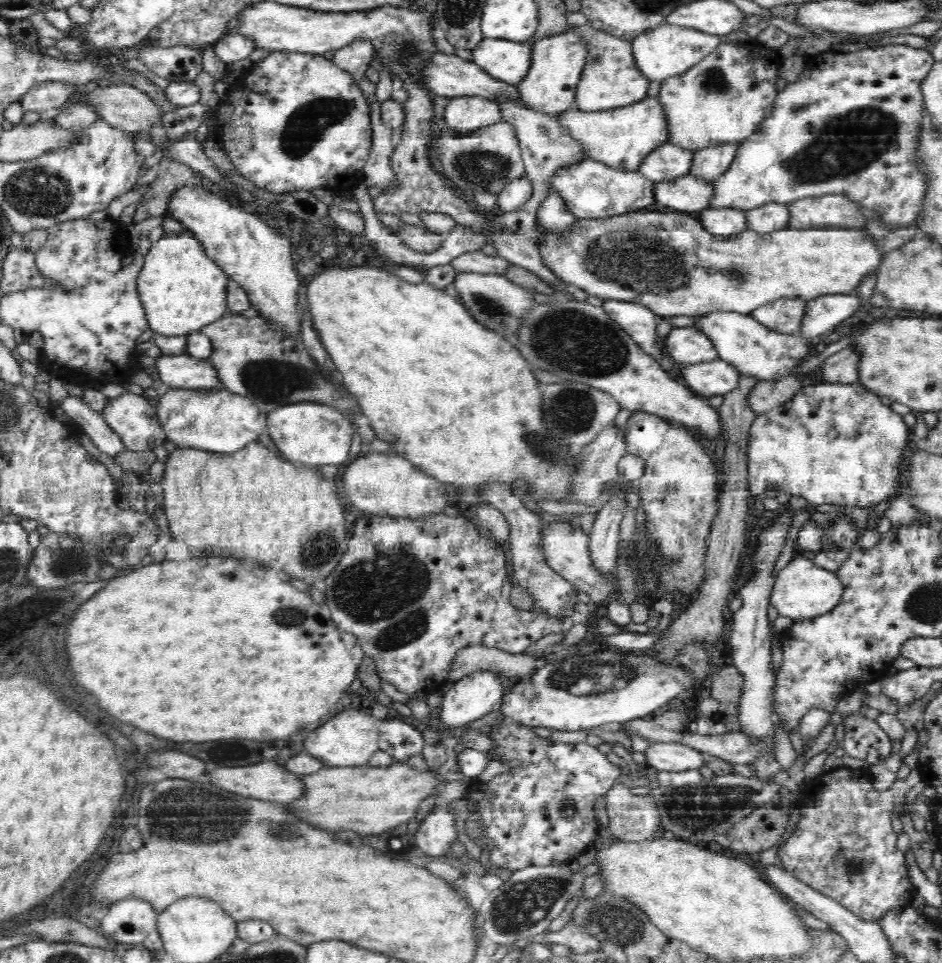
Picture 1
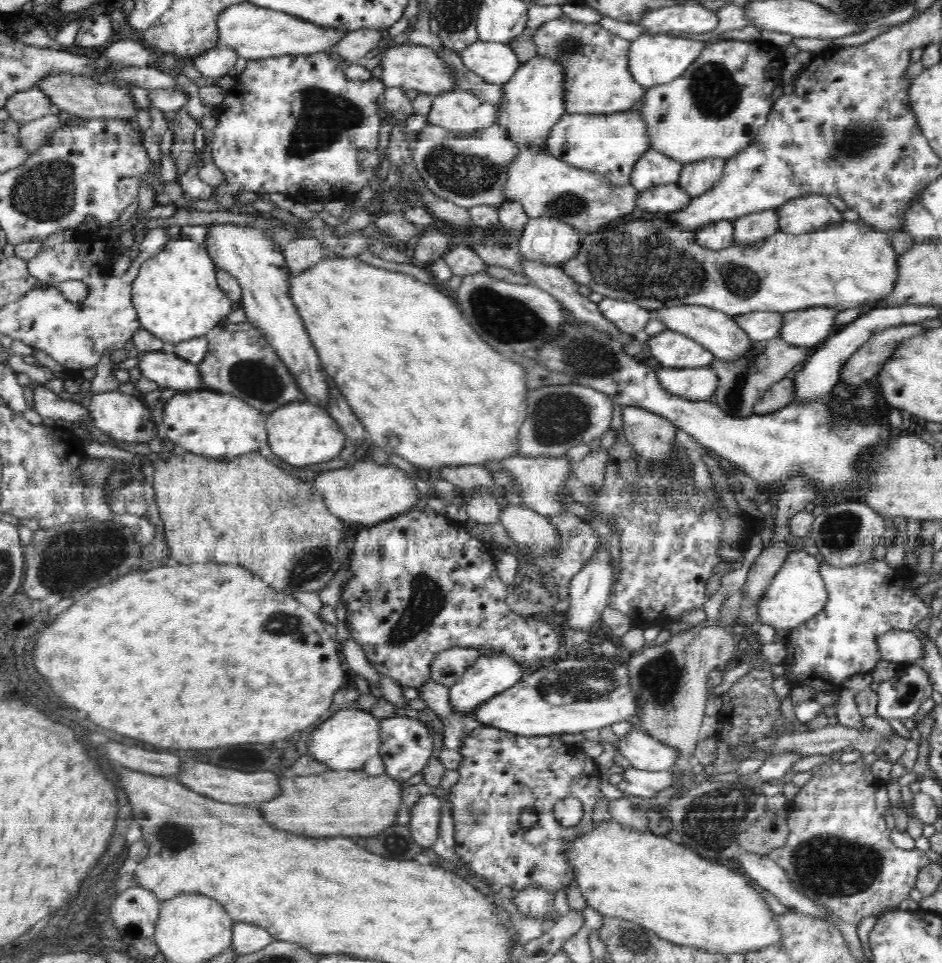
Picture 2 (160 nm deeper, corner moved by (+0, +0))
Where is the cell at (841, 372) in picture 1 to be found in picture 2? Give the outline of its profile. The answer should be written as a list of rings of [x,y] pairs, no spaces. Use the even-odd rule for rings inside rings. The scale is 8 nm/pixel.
[[[919,323],[890,327],[877,332],[850,356],[850,360],[840,370],[840,381],[849,385],[861,385],[874,378],[887,362],[891,352],[902,339],[910,338],[922,330]]]

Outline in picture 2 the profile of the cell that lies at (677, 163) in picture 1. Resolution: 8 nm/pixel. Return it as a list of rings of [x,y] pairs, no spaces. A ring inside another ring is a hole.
[[[648,150],[634,165],[630,183],[638,191],[666,183],[676,183],[684,164],[658,150]]]

